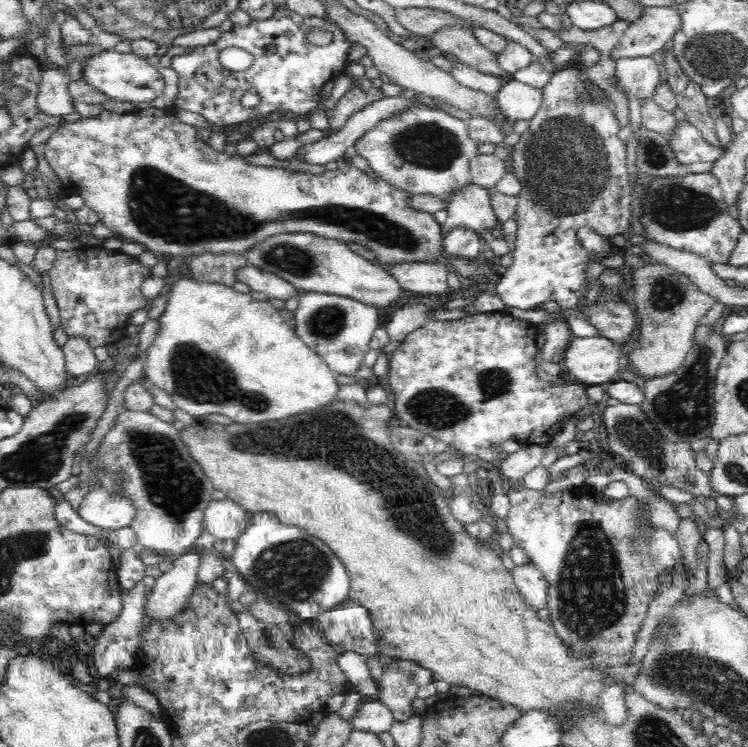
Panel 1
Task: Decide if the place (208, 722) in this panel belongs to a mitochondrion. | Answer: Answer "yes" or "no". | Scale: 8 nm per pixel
no

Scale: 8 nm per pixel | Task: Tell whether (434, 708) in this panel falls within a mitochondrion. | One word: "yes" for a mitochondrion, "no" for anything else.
no

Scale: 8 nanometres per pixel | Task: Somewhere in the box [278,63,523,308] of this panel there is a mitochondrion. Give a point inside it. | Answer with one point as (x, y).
(428, 144)

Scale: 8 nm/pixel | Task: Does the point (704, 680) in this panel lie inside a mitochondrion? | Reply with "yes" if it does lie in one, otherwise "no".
yes

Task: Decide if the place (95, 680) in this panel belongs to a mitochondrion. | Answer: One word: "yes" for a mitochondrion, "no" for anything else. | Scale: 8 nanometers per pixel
no

